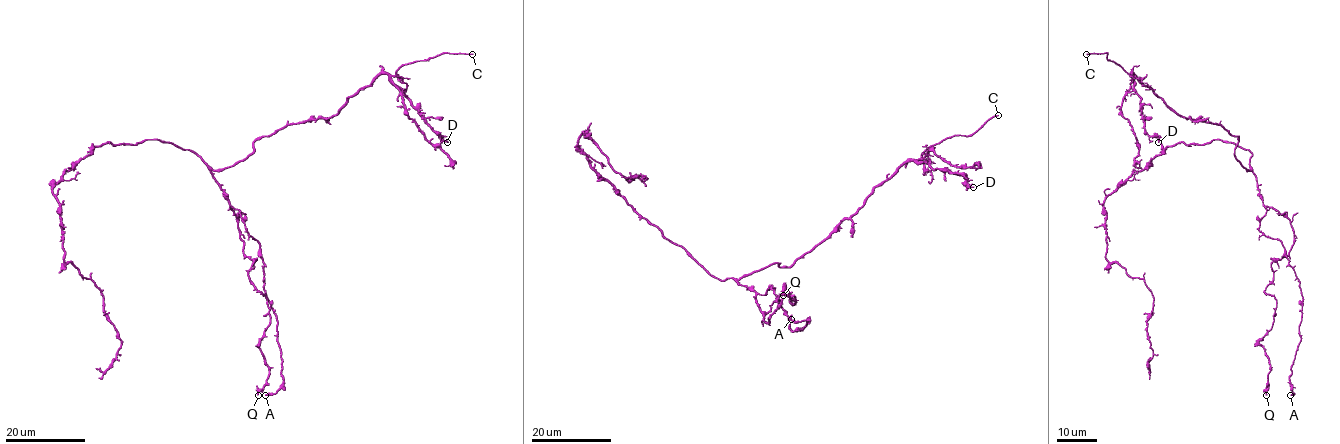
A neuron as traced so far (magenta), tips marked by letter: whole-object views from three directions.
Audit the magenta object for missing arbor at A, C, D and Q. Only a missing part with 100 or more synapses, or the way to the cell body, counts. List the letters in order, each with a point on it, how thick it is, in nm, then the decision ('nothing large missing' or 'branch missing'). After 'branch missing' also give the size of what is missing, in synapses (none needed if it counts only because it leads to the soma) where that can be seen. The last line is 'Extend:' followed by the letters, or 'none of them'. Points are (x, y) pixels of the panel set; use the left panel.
A: (265, 395) | 260 nm | nothing large missing
C: (472, 54) | 180 nm | branch missing
D: (447, 142) | 130 nm | nothing large missing
Q: (258, 395) | 130 nm | nothing large missing
Extend: C

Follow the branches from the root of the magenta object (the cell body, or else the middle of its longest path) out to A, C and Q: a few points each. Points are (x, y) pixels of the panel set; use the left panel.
A: (174, 145), (201, 158), (260, 244), (282, 377), (282, 386), (265, 395)
C: (174, 145), (222, 170), (287, 125), (334, 116), (381, 74), (444, 53), (472, 54)
Q: (174, 145), (223, 191), (254, 262), (249, 279), (266, 297), (268, 377), (258, 395)

